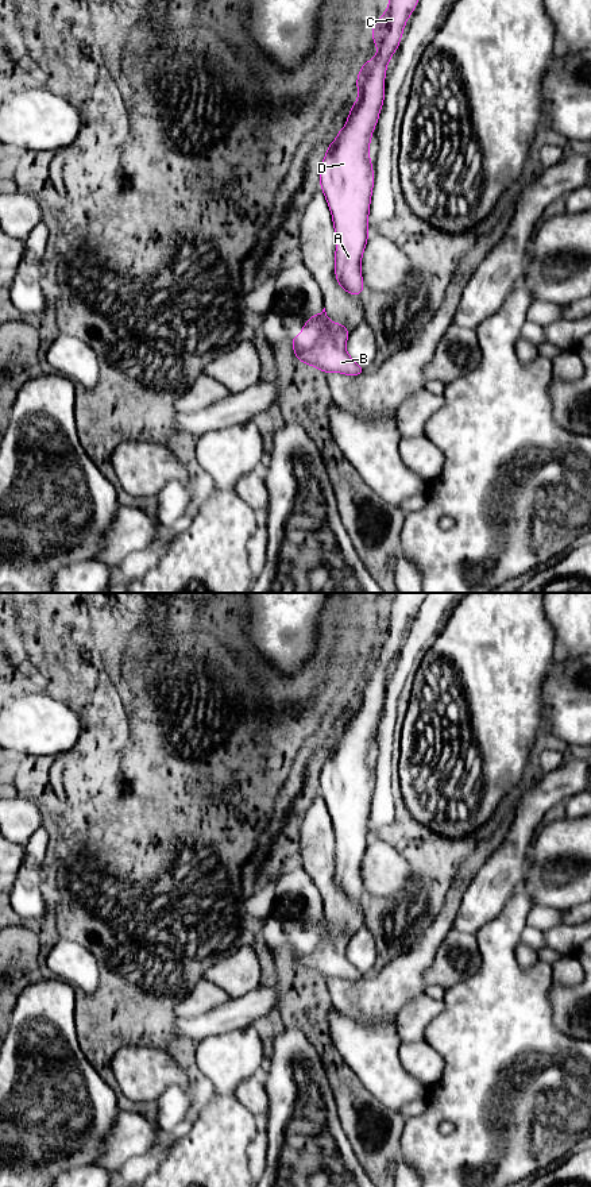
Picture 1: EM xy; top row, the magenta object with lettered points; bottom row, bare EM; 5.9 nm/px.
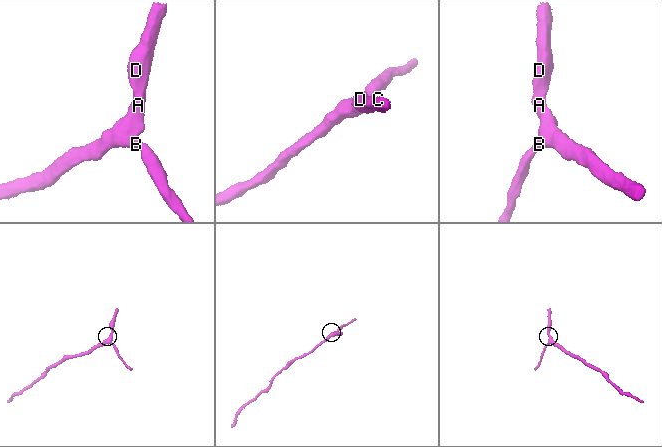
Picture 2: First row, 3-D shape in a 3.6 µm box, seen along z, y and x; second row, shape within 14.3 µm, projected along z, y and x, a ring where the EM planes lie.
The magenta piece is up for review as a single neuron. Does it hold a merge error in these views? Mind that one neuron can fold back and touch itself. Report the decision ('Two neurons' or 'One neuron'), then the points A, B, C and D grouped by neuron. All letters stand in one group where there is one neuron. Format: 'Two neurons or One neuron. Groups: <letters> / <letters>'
One neuron. Groups: A B C D

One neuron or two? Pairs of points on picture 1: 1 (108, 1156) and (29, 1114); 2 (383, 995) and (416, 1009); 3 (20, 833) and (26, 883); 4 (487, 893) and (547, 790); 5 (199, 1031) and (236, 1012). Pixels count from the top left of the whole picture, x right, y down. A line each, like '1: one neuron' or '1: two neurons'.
1: one neuron
2: two neurons
3: two neurons
4: one neuron
5: one neuron

